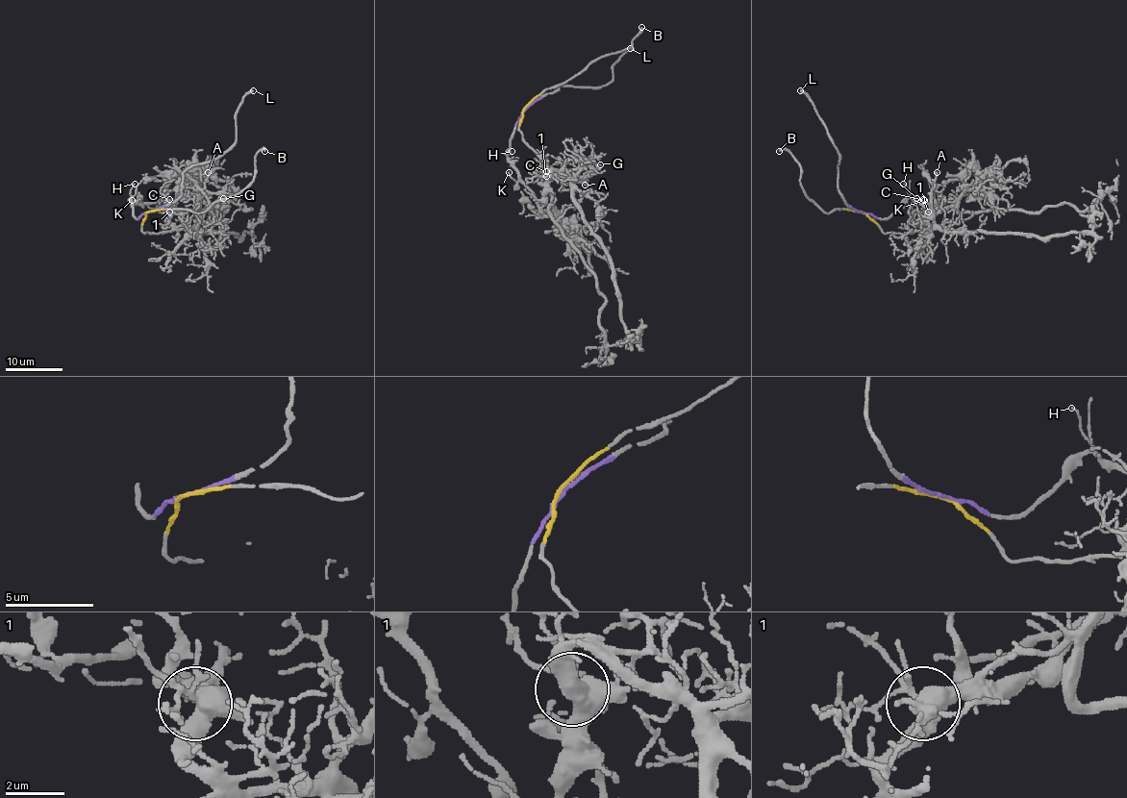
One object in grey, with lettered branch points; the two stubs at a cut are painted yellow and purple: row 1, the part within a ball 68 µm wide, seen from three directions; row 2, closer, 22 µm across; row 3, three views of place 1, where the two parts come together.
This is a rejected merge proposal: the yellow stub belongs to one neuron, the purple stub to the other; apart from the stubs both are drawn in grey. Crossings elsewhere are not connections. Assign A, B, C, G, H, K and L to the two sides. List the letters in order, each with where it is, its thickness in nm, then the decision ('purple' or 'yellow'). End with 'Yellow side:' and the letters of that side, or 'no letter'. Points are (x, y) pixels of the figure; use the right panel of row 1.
A: (937, 172) | 160 nm | yellow
B: (779, 151) | 320 nm | yellow
C: (923, 199) | 110 nm | yellow
G: (916, 198) | 130 nm | yellow
H: (903, 184) | 80 nm | purple
K: (924, 200) | 110 nm | purple
L: (800, 90) | 190 nm | purple
Yellow side: A, B, C, G

